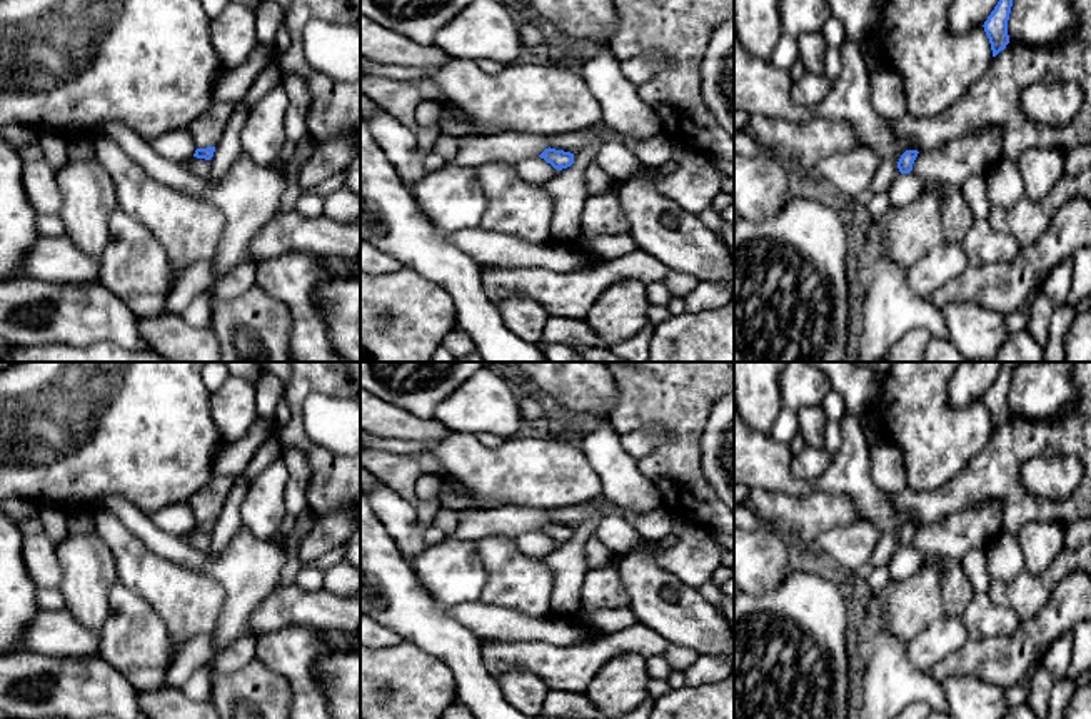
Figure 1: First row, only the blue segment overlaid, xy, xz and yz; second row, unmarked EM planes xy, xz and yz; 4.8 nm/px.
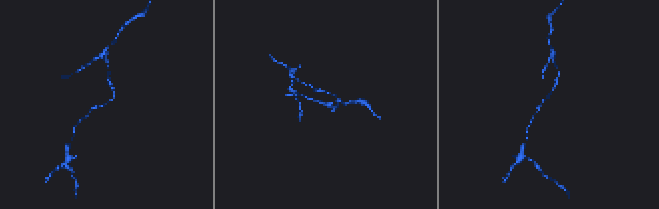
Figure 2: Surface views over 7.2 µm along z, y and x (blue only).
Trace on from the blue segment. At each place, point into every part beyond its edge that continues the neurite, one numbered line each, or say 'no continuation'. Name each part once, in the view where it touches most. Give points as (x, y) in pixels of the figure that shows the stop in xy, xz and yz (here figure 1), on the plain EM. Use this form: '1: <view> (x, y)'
no continuation

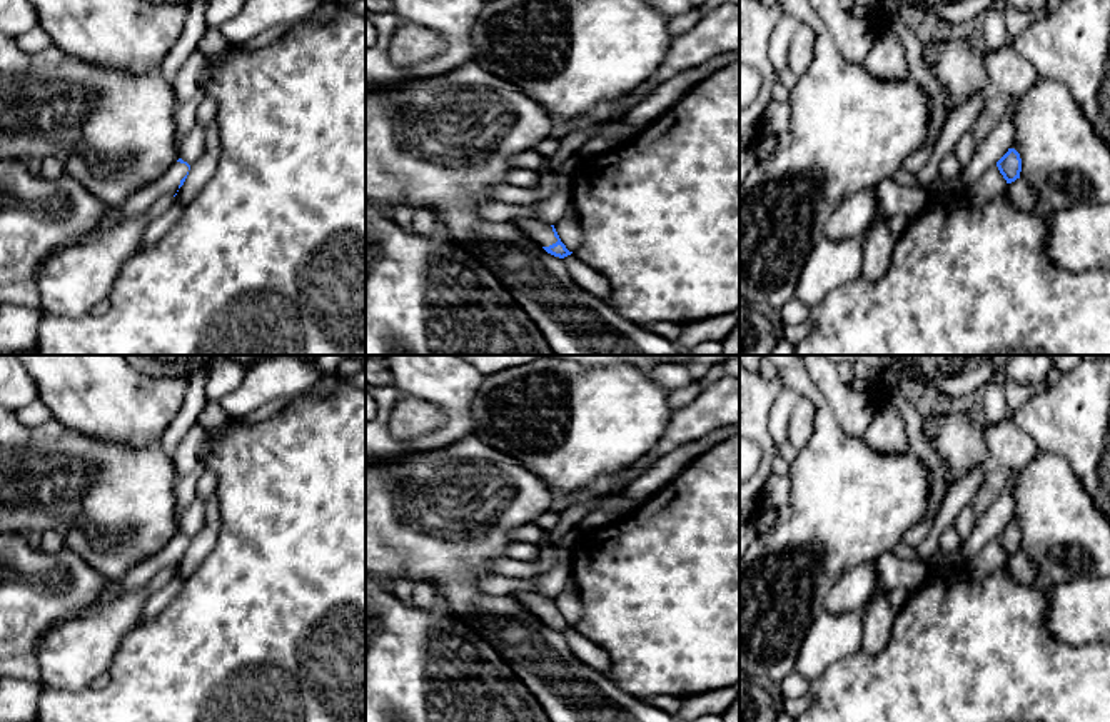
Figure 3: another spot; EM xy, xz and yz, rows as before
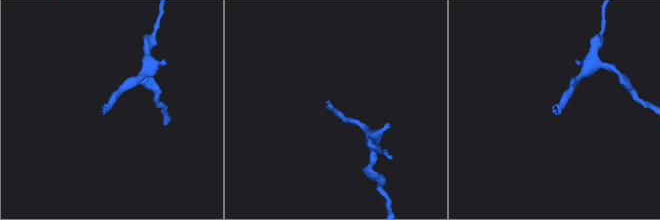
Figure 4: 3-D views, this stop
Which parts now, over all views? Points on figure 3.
1: xy (167, 557)

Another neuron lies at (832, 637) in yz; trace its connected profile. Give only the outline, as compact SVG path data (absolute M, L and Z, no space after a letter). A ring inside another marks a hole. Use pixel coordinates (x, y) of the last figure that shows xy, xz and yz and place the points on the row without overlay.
M821 609L798 650L796 672L815 682L833 664L863 649L861 630L861 609L841 615Z

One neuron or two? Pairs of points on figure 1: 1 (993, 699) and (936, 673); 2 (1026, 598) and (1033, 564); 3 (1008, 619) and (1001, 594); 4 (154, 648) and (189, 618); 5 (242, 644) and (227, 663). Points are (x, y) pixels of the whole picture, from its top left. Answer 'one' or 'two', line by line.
1: two
2: two
3: two
4: two
5: one

